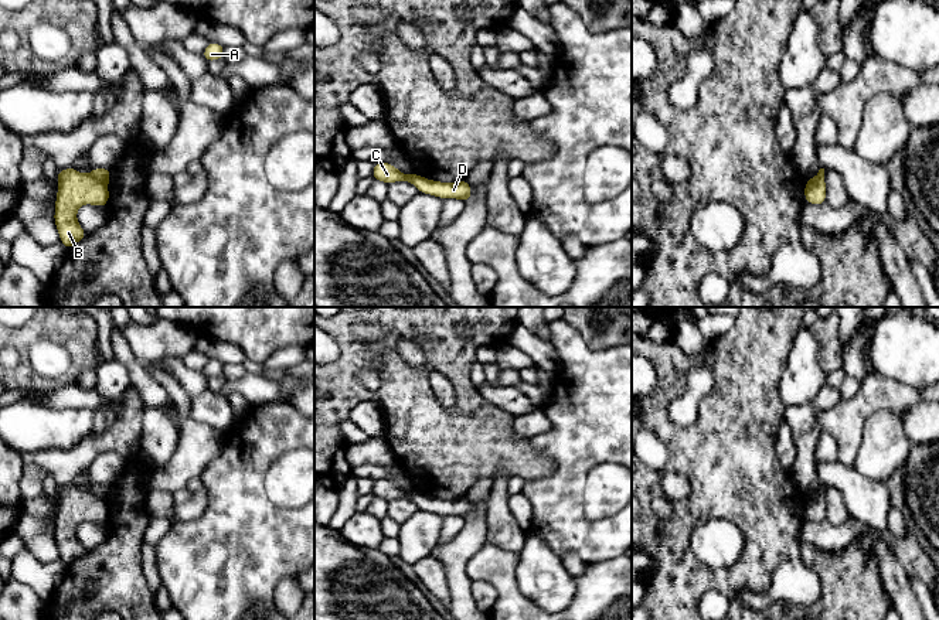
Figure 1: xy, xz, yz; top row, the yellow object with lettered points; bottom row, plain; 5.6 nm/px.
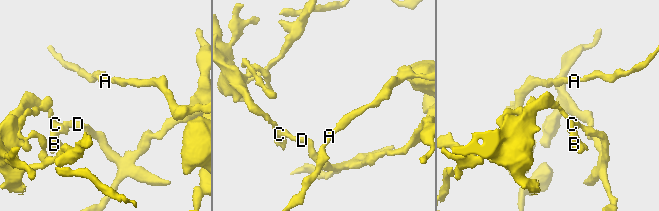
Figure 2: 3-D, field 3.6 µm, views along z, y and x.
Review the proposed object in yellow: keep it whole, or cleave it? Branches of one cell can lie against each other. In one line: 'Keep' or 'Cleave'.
Cleave

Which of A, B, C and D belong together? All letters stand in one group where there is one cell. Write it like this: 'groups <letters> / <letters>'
groups A D / B C

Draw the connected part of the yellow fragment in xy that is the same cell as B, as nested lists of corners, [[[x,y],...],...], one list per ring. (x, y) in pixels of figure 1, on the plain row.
[[[71,484],[57,490],[58,511],[55,517],[54,538],[59,551],[59,558],[69,568],[86,549],[76,538],[76,528],[84,521],[106,524],[109,507],[106,501],[98,498],[92,491],[81,491]]]

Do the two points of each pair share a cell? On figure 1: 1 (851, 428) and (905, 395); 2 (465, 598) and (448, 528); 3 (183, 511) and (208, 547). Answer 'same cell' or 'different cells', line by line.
1: same cell
2: different cells
3: different cells

